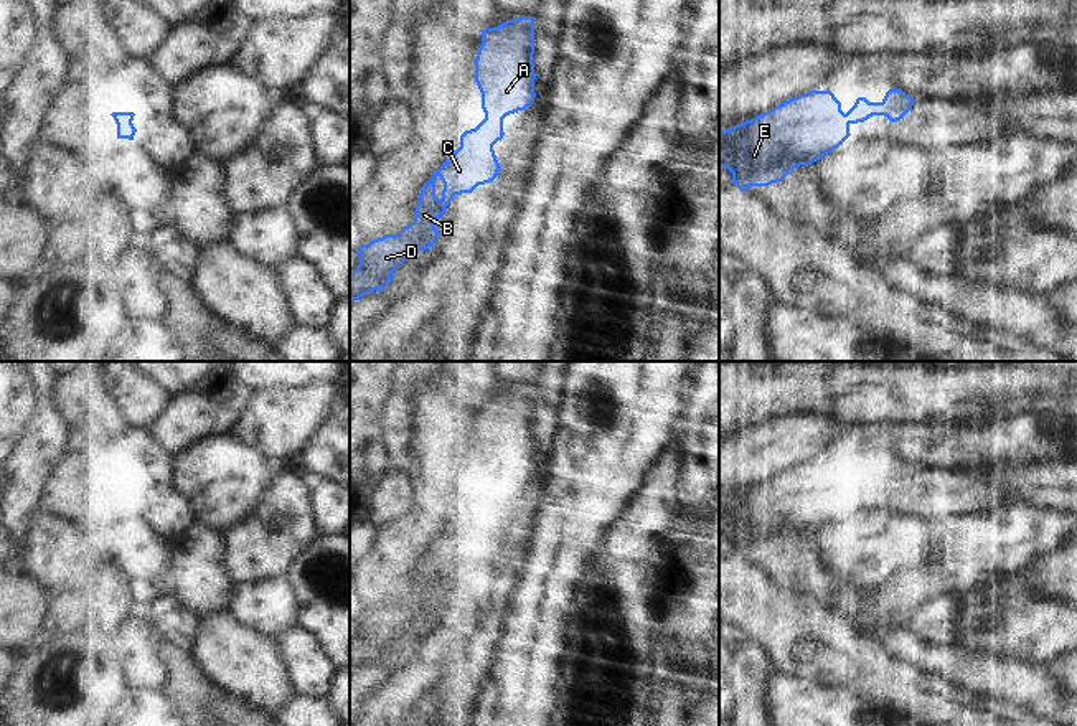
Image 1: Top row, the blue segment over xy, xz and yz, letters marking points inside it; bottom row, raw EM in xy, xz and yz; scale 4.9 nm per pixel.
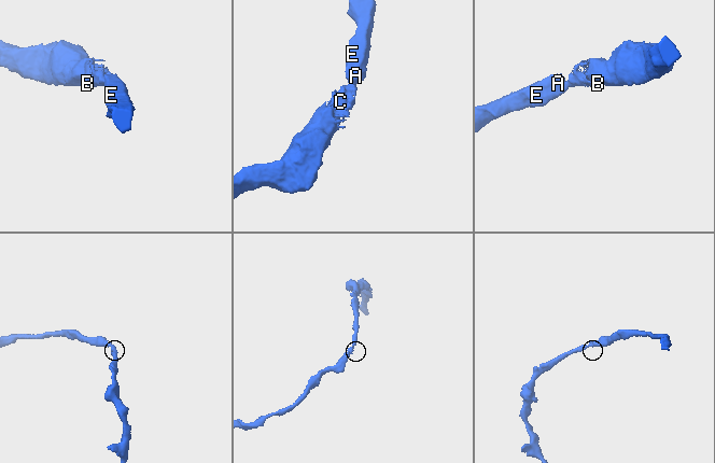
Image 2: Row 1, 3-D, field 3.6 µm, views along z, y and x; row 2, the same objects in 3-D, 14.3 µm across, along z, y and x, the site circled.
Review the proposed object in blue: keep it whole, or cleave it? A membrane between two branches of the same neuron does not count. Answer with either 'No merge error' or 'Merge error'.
No merge error.

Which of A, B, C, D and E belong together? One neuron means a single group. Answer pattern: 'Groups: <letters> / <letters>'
Groups: A B C D E.

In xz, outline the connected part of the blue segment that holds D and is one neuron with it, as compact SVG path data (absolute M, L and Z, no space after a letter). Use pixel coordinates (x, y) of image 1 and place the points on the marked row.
M516 16L482 30L475 58L475 82L482 92L485 119L460 135L460 147L422 186L414 221L397 234L361 244L360 264L350 272L350 305L384 289L394 271L414 252L429 249L439 238L435 221L455 195L472 193L500 172L493 145L503 139L503 119L534 101L534 16Z

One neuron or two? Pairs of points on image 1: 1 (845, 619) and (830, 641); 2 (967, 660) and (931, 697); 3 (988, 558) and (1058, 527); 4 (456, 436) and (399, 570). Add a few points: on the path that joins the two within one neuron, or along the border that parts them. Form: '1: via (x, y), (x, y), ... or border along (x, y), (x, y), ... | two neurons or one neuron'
1: border along (828, 603), (835, 626), (843, 636) | two neurons
2: border along (911, 665), (982, 697) | two neurons
3: via (1005, 542), (1018, 535), (1041, 532) | one neuron
4: via (444, 469), (434, 510), (409, 537) | one neuron

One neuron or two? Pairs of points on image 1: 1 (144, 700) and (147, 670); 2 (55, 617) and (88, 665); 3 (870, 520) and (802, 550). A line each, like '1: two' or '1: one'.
1: two
2: two
3: one

